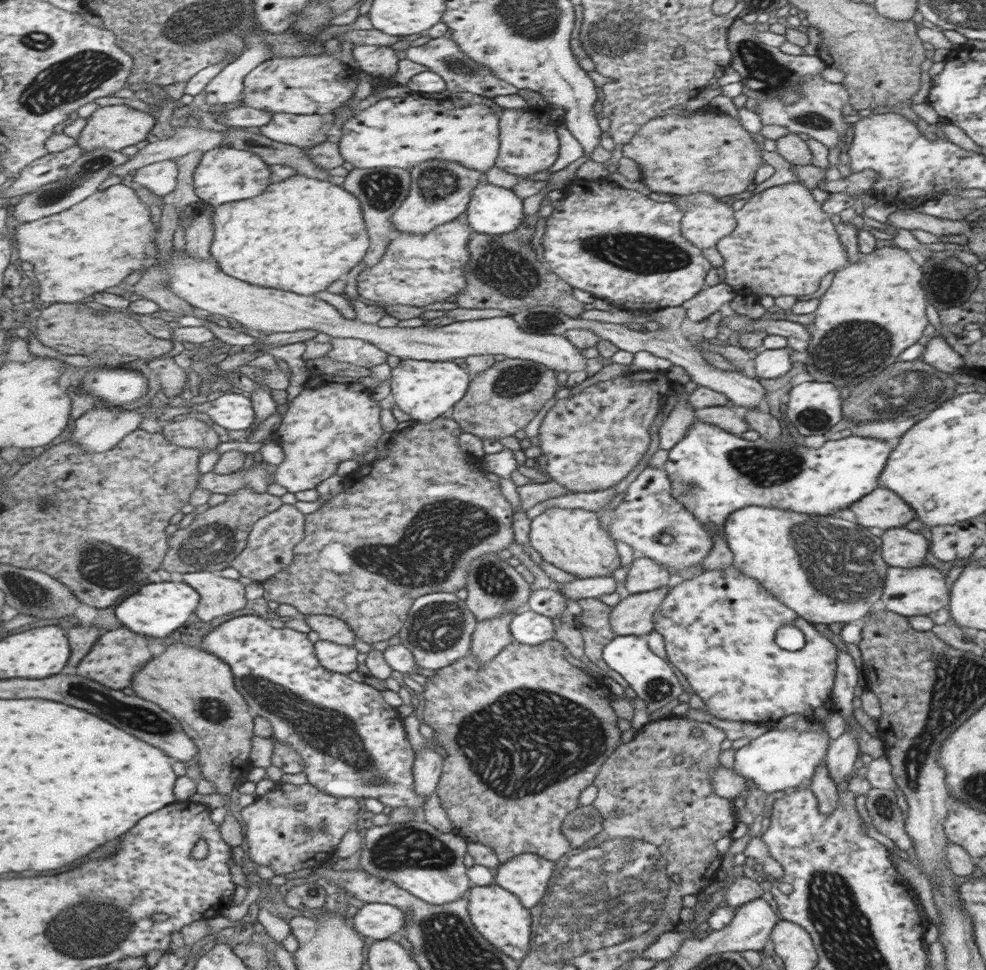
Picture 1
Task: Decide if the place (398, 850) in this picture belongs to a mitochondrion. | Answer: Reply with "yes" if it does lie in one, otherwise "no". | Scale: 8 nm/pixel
yes

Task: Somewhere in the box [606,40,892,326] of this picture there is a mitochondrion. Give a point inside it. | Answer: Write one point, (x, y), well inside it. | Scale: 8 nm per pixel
(810, 117)

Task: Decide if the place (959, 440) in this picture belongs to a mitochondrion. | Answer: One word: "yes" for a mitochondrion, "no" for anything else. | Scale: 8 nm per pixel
no

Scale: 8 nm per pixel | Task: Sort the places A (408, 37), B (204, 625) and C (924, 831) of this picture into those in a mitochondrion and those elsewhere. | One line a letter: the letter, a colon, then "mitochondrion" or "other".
A: other
B: other
C: other

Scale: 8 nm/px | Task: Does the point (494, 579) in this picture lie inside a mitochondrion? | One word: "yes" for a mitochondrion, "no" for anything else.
yes

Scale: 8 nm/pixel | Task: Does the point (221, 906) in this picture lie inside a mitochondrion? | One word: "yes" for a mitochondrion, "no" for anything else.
no

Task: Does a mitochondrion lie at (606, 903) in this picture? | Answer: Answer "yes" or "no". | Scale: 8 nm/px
yes

